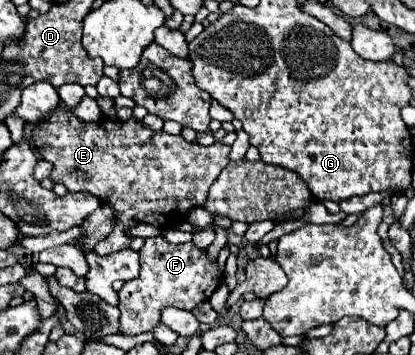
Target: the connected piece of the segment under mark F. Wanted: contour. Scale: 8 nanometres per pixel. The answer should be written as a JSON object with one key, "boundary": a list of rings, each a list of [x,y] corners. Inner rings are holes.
{"boundary":[[[163,236],[147,238],[139,254],[139,276],[133,282],[123,284],[123,288],[119,290],[121,330],[127,336],[151,332],[161,322],[161,310],[167,306],[193,310],[197,304],[205,302],[223,280],[219,274],[217,260],[211,260],[207,250],[197,248],[193,242],[169,244]]]}

